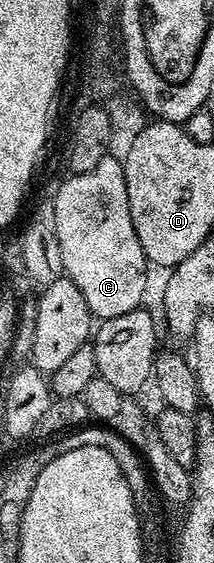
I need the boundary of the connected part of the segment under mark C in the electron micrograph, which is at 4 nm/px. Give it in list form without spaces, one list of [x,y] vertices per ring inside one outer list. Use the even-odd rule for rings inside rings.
[[[106,157],[99,161],[95,169],[90,169],[87,173],[79,173],[78,175],[70,174],[66,178],[58,185],[57,192],[53,195],[53,212],[51,212],[51,218],[55,225],[55,237],[59,237],[59,250],[63,253],[65,275],[71,281],[75,281],[75,285],[79,285],[79,289],[83,293],[83,301],[87,301],[87,309],[94,320],[104,321],[111,317],[123,317],[123,313],[131,313],[138,310],[142,306],[141,298],[145,295],[145,267],[147,268],[147,260],[143,253],[143,245],[139,245],[139,237],[135,237],[135,225],[131,225],[131,209],[127,201],[124,162],[120,158],[112,159],[112,157]]]

